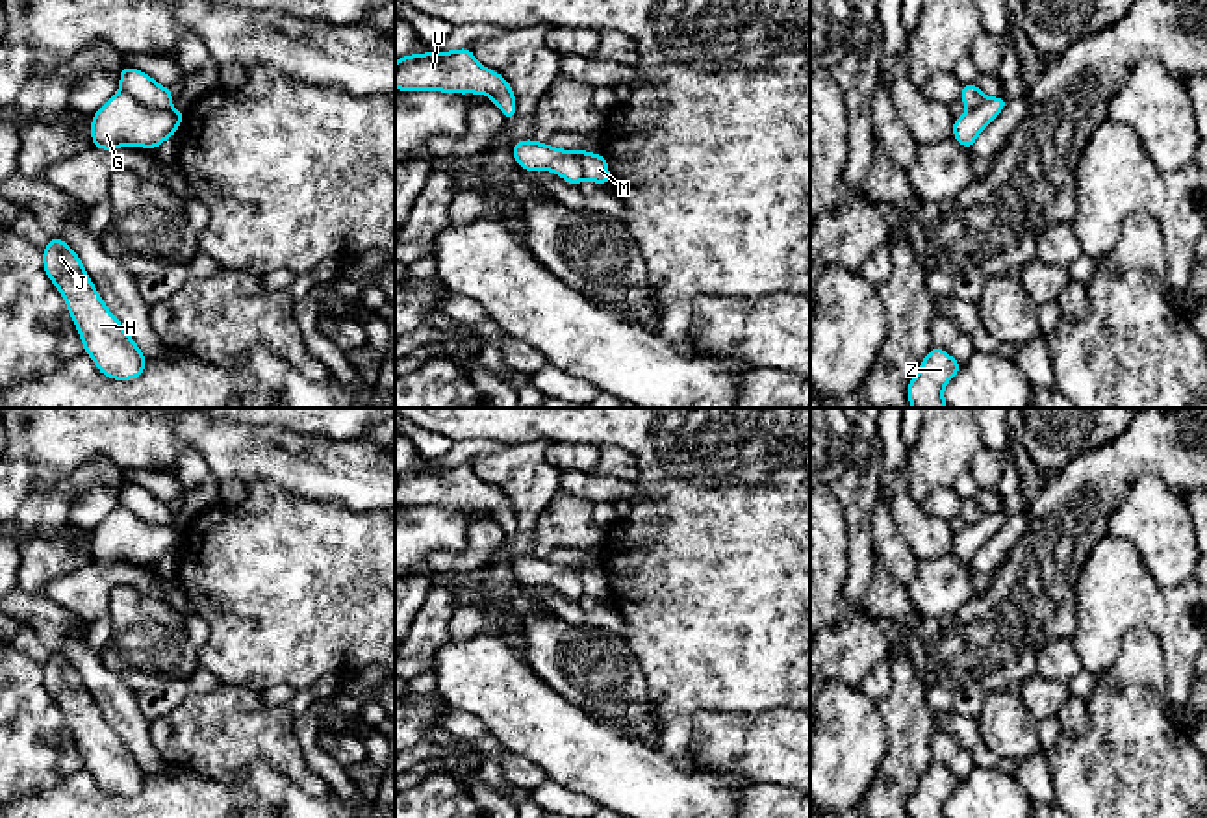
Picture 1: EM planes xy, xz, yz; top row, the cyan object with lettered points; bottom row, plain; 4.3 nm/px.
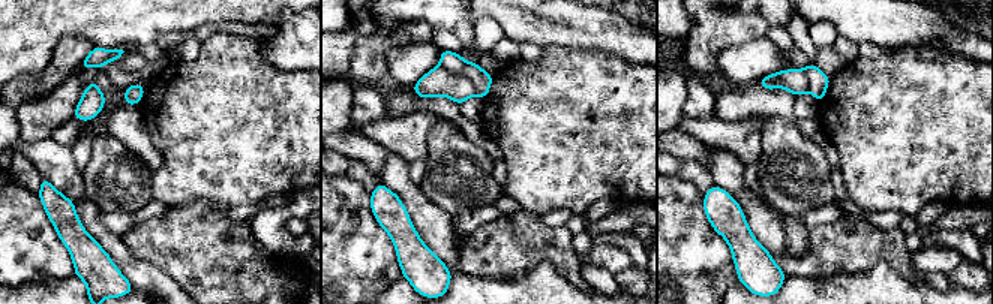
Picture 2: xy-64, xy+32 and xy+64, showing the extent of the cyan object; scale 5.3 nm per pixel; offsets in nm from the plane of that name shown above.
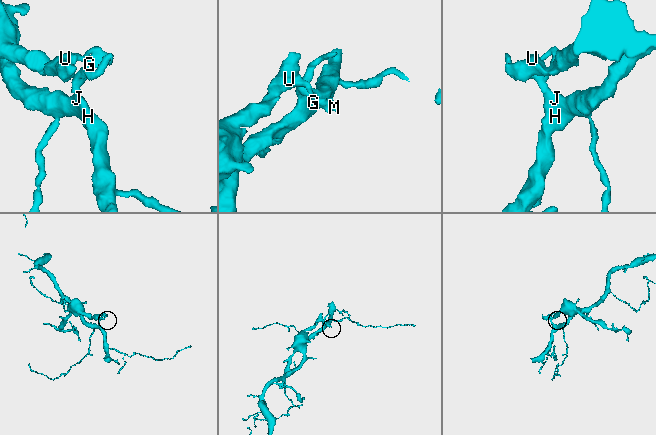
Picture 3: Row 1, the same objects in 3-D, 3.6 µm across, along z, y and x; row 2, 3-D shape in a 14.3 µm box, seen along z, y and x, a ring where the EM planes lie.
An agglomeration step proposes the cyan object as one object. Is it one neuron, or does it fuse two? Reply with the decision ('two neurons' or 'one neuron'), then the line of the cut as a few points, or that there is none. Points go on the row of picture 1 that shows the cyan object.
two neurons | xy (121, 89), (143, 104), (167, 108), (178, 125)

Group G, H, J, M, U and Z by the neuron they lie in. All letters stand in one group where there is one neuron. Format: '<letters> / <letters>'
G H J Z / M U

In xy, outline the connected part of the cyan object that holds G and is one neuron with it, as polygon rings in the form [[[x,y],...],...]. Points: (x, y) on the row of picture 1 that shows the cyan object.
[[[117,91],[93,117],[91,141],[100,150],[121,147],[158,148],[178,130],[178,117],[169,109],[139,104]]]

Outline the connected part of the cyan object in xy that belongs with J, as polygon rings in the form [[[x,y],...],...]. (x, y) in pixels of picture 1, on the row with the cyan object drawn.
[[[56,236],[43,250],[43,267],[61,293],[78,328],[83,352],[91,356],[96,369],[111,380],[139,378],[146,356],[109,312],[80,256]]]

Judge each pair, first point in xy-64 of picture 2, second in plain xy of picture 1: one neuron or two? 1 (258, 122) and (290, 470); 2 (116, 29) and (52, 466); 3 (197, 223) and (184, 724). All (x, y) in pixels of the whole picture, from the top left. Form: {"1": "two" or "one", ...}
{"1": "two", "2": "one", "3": "one"}

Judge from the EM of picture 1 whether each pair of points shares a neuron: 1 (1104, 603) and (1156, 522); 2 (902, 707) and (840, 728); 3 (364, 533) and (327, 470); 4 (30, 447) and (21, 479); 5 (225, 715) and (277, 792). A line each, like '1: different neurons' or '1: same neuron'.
1: different neurons
2: different neurons
3: different neurons
4: same neuron
5: different neurons

